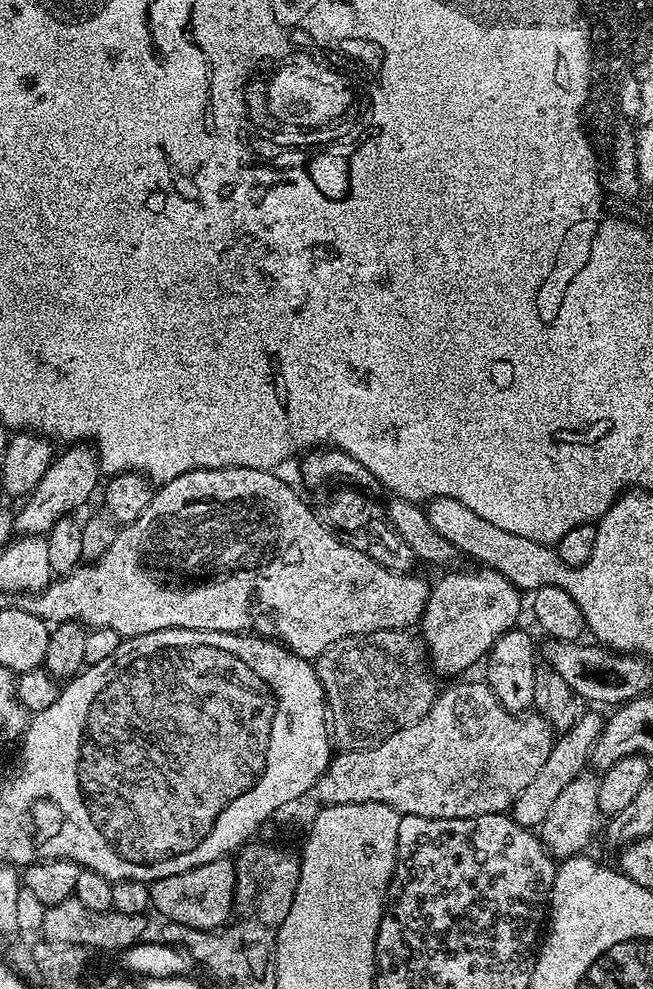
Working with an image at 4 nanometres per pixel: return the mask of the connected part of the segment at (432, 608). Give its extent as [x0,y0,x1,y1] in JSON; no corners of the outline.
[418,566,521,678]

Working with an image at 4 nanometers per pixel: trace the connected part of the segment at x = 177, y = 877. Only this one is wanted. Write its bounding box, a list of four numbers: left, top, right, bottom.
[150,858,236,930]

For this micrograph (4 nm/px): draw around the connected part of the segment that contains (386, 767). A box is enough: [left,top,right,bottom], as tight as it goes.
[311,680,554,820]

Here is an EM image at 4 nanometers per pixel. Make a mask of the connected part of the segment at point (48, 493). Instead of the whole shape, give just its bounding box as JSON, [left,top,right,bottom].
[14,442,102,536]

